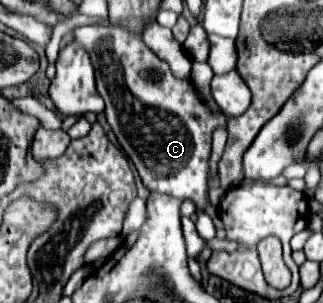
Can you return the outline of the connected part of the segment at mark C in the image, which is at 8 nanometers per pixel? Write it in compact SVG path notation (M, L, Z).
M79 26L73 30L73 38L89 50L91 64L95 68L97 92L105 100L105 116L115 132L121 148L135 164L143 186L149 192L161 192L175 196L179 200L193 200L197 210L203 210L211 218L217 216L217 210L209 204L207 184L209 184L209 154L211 154L211 134L217 126L227 124L227 116L223 112L209 110L207 104L199 98L195 86L187 78L177 78L169 64L157 54L153 54L145 42L121 26Z

